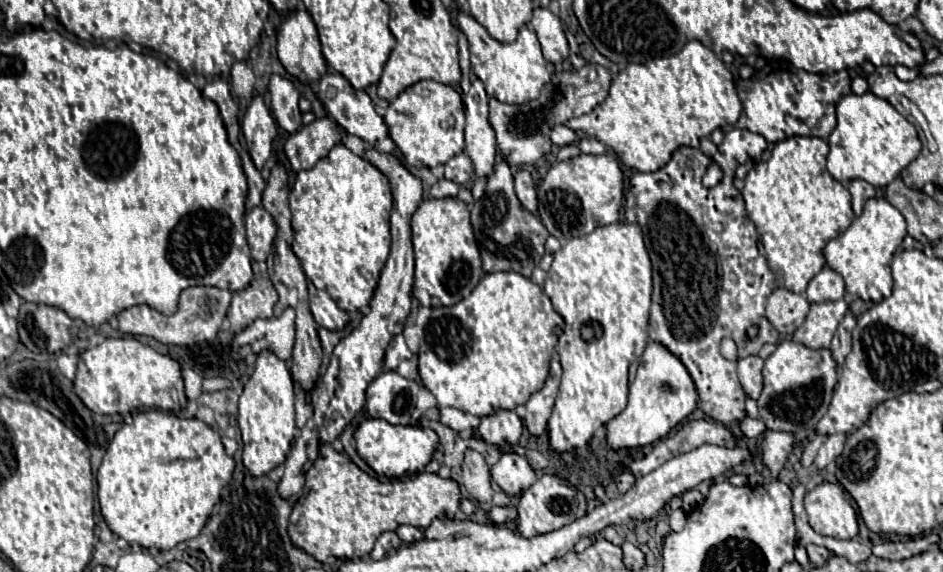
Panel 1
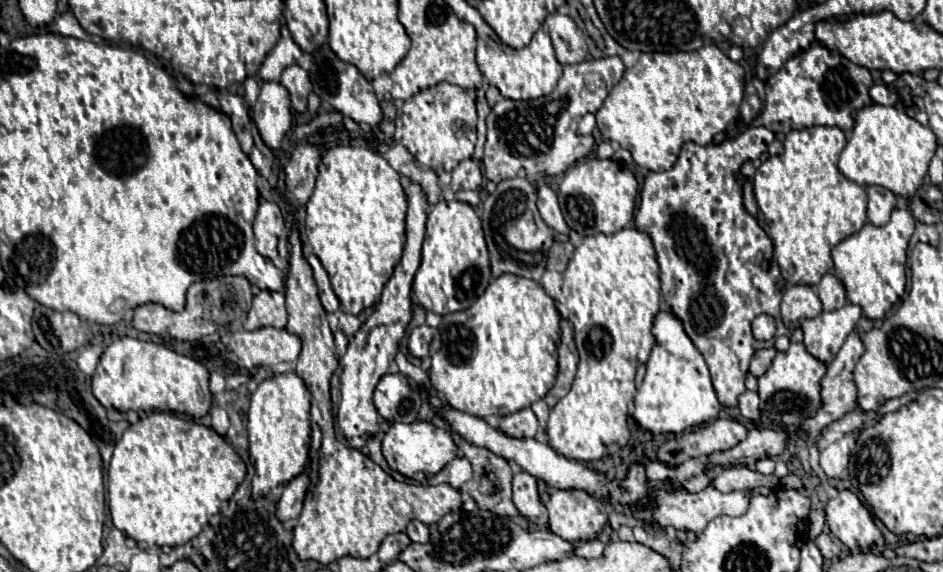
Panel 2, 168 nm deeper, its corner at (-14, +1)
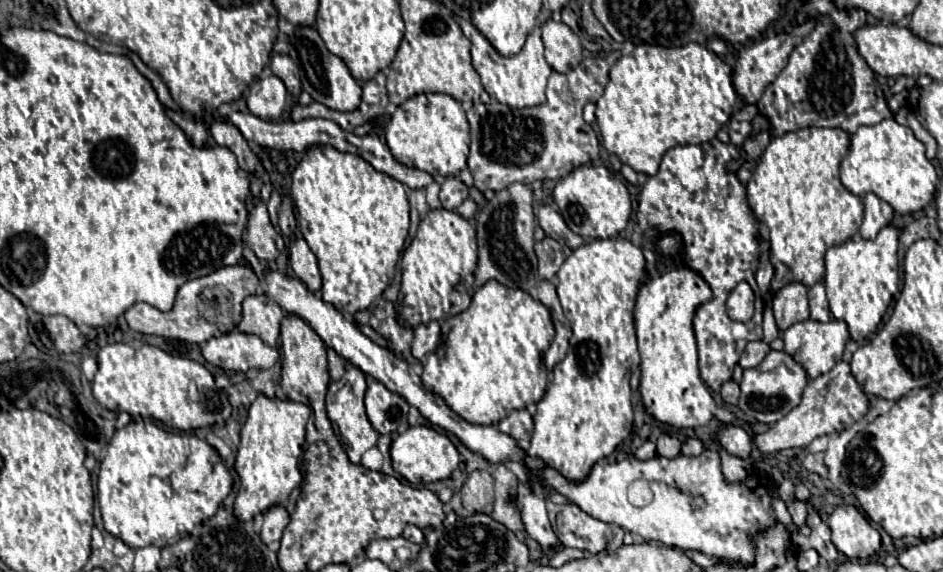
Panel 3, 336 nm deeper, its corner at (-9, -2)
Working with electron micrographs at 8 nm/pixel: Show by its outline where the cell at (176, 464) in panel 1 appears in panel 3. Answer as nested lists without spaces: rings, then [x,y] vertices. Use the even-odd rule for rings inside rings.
[[[131,421],[129,425],[117,429],[107,445],[105,457],[101,459],[99,479],[97,479],[97,501],[101,495],[101,515],[103,527],[113,537],[121,539],[131,549],[155,545],[165,547],[187,537],[195,525],[217,513],[221,501],[229,495],[233,479],[217,455],[217,451],[193,433],[177,433],[159,427],[153,421]]]

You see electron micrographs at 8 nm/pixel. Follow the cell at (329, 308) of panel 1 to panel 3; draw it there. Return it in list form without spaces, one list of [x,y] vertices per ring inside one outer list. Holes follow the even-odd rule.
[[[303,237],[297,239],[295,245],[291,247],[289,261],[291,261],[291,267],[293,267],[295,275],[303,283],[307,283],[309,289],[313,289],[313,291],[319,291],[321,289],[321,275],[319,275],[317,259],[315,259],[313,251],[309,249],[309,245],[307,245],[307,241]]]

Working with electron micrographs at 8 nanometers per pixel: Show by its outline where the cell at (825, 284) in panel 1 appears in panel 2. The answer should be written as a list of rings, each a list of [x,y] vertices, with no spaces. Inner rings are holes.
[[[834,272],[818,282],[818,298],[822,300],[824,310],[838,310],[846,304],[846,290]]]

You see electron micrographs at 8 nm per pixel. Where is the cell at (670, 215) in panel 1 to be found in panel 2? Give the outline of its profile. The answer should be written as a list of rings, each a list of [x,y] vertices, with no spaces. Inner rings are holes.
[[[748,128],[736,140],[724,140],[722,144],[700,146],[694,142],[684,144],[676,164],[666,172],[648,172],[644,178],[640,208],[636,212],[636,228],[646,232],[656,248],[658,264],[660,264],[660,282],[664,308],[670,310],[684,326],[684,332],[694,342],[698,352],[704,356],[712,384],[718,394],[722,406],[736,408],[738,396],[746,392],[744,380],[748,374],[750,358],[756,350],[772,348],[774,340],[758,342],[750,332],[750,324],[758,314],[774,316],[778,330],[776,336],[790,336],[790,330],[782,324],[780,318],[780,302],[782,292],[786,288],[786,280],[780,274],[780,268],[772,256],[774,244],[764,228],[758,224],[758,218],[752,216],[744,208],[742,198],[742,176],[740,166],[752,158],[760,158],[762,152],[768,150],[774,134],[764,128]]]

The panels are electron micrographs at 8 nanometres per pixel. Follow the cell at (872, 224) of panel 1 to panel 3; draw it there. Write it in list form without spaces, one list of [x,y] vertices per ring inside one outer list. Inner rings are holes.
[[[891,225],[879,231],[871,241],[853,237],[843,245],[827,249],[825,255],[825,289],[829,299],[831,315],[845,321],[849,327],[851,341],[863,341],[869,333],[877,331],[893,295],[899,291],[899,271],[897,271],[897,239],[899,231]]]

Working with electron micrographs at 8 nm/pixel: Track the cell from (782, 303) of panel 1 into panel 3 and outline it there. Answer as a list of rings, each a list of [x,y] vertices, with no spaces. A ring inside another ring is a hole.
[[[789,283],[781,287],[773,297],[773,315],[781,331],[793,323],[805,321],[809,317],[807,287],[803,283]]]

